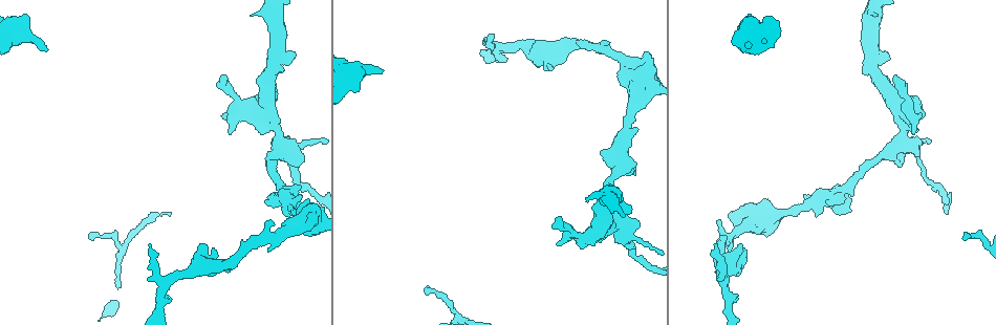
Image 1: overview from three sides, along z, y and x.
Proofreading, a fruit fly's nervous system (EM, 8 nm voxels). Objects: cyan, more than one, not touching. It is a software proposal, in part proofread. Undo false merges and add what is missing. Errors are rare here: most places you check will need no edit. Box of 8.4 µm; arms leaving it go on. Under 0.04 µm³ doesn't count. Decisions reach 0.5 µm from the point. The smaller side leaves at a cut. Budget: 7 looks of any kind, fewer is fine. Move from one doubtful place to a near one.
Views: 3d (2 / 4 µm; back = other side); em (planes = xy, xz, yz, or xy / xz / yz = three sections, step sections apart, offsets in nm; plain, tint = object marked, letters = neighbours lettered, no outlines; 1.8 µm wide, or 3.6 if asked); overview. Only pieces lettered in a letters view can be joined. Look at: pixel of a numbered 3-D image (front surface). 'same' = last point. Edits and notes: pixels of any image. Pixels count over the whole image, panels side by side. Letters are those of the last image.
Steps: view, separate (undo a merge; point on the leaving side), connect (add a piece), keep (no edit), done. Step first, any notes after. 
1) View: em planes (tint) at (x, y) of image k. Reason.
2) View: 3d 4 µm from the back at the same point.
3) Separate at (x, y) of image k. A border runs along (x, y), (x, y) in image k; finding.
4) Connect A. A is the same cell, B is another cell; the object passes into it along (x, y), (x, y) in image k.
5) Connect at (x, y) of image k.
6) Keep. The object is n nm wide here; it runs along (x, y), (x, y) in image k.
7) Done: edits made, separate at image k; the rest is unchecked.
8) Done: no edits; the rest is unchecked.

View: em planes (letters) at (485, 38) of image 1. An open end.

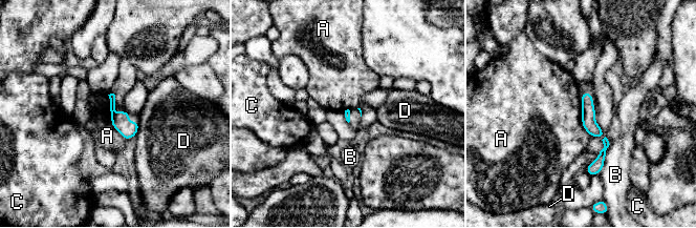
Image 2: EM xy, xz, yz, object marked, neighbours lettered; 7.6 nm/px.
Keep. The longest contact is with A, 340 nm; A, B, C and D are other cells; none of them fits.

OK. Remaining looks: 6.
View: em 3.6 µm yz step 16 (tint) at (633, 174) of image 1. Free end.

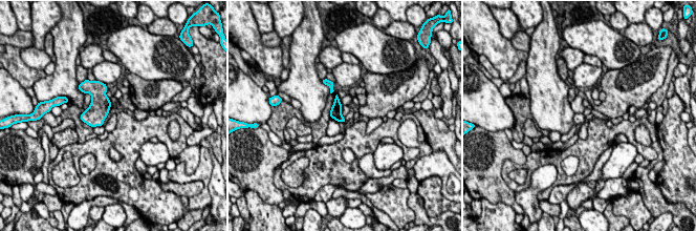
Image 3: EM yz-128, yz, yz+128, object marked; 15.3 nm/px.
View: em 3.6 µm planes (letters) at the same point. Cut it another way.

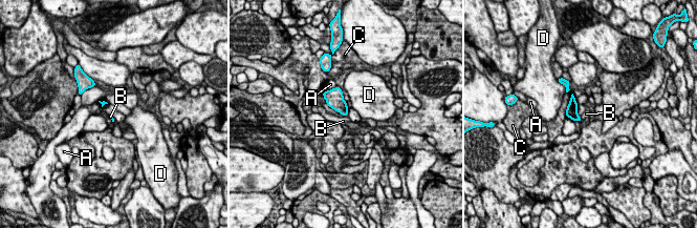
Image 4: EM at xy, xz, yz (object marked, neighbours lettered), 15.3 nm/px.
Keep. A, B, C and D are other cells; a border runs along (344, 116), (347, 117) in image 4; none of them fits.

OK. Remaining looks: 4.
View: em xz step 16 (letters) at (895, 76) of image 1. Branch stops here.

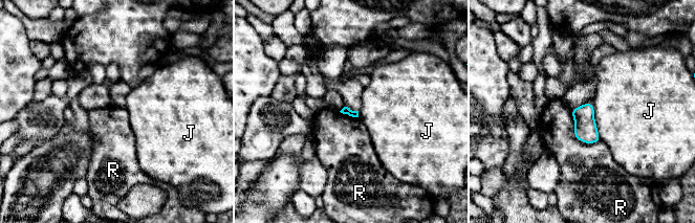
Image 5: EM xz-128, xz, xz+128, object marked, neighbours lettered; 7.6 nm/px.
View: em planes (letters) at the same point.

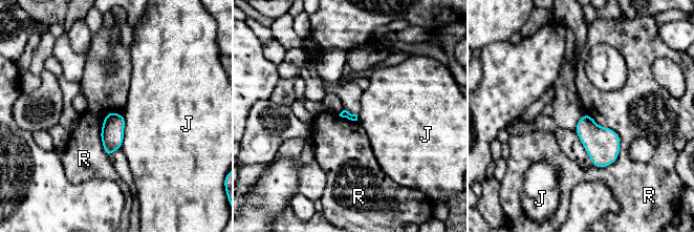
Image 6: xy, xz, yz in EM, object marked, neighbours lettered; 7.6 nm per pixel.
Keep. J and R are other cells; a border runs along (586, 112), (619, 136), (606, 167) in image 6; no lettered piece goes on from it.

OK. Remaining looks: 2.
Done: no edits; the rest is unchecked.

